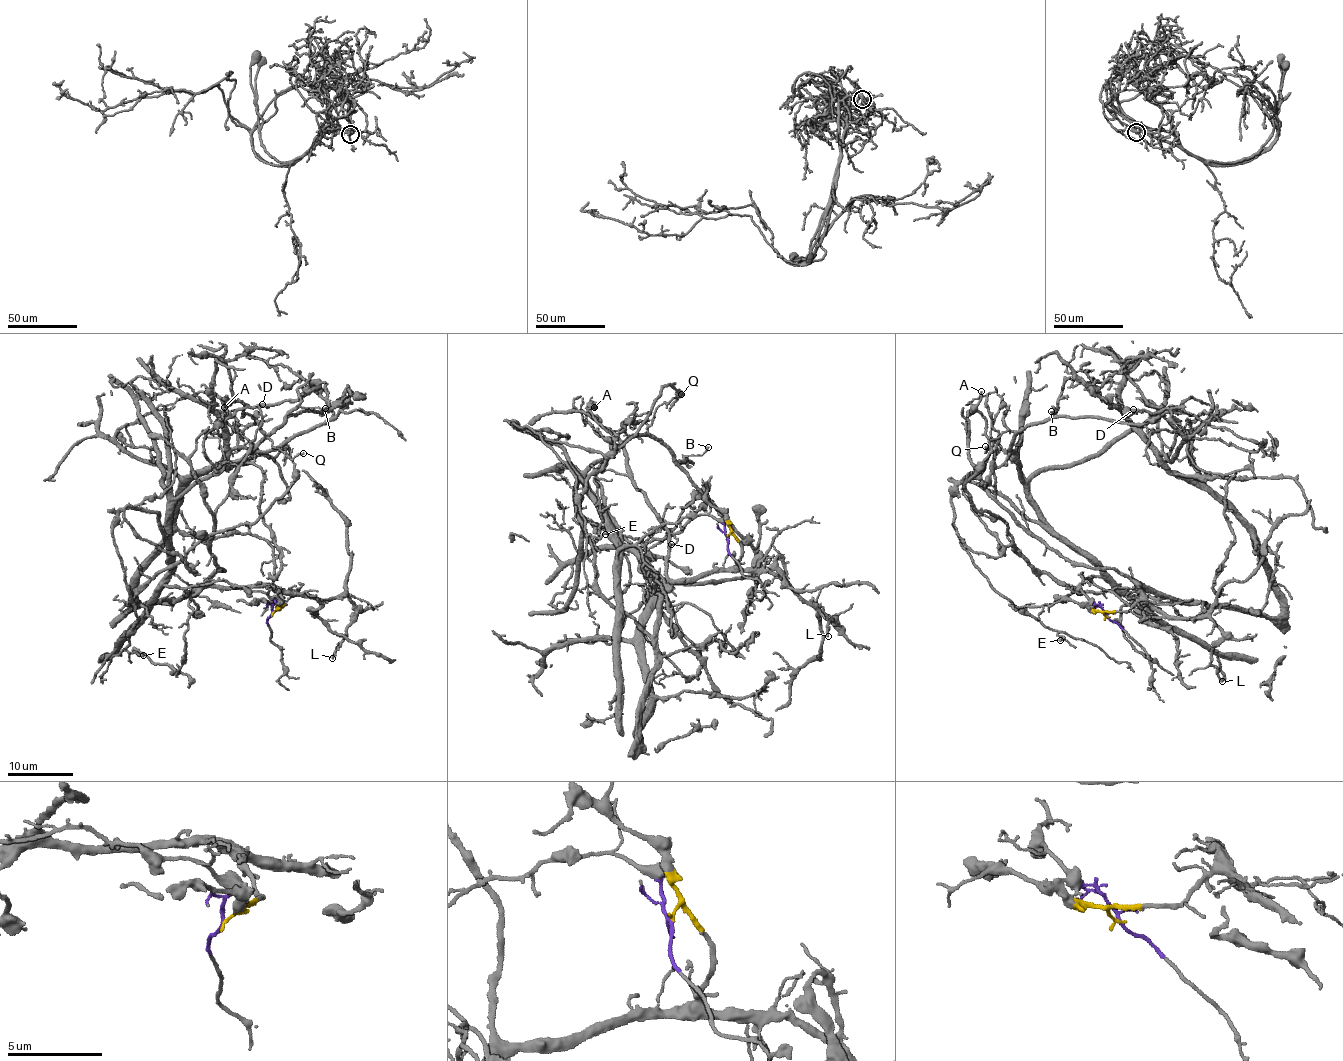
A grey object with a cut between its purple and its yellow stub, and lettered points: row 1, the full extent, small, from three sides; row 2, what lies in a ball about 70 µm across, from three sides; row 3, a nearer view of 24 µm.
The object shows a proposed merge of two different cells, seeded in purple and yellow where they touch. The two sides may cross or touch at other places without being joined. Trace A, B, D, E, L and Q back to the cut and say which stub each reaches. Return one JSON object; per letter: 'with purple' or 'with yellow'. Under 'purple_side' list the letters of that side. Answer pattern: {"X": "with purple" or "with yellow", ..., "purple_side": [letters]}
{"A": "with purple", "B": "with purple", "D": "with yellow", "E": "with purple", "L": "with yellow", "Q": "with purple", "purple_side": ["A", "B", "E", "Q"]}

